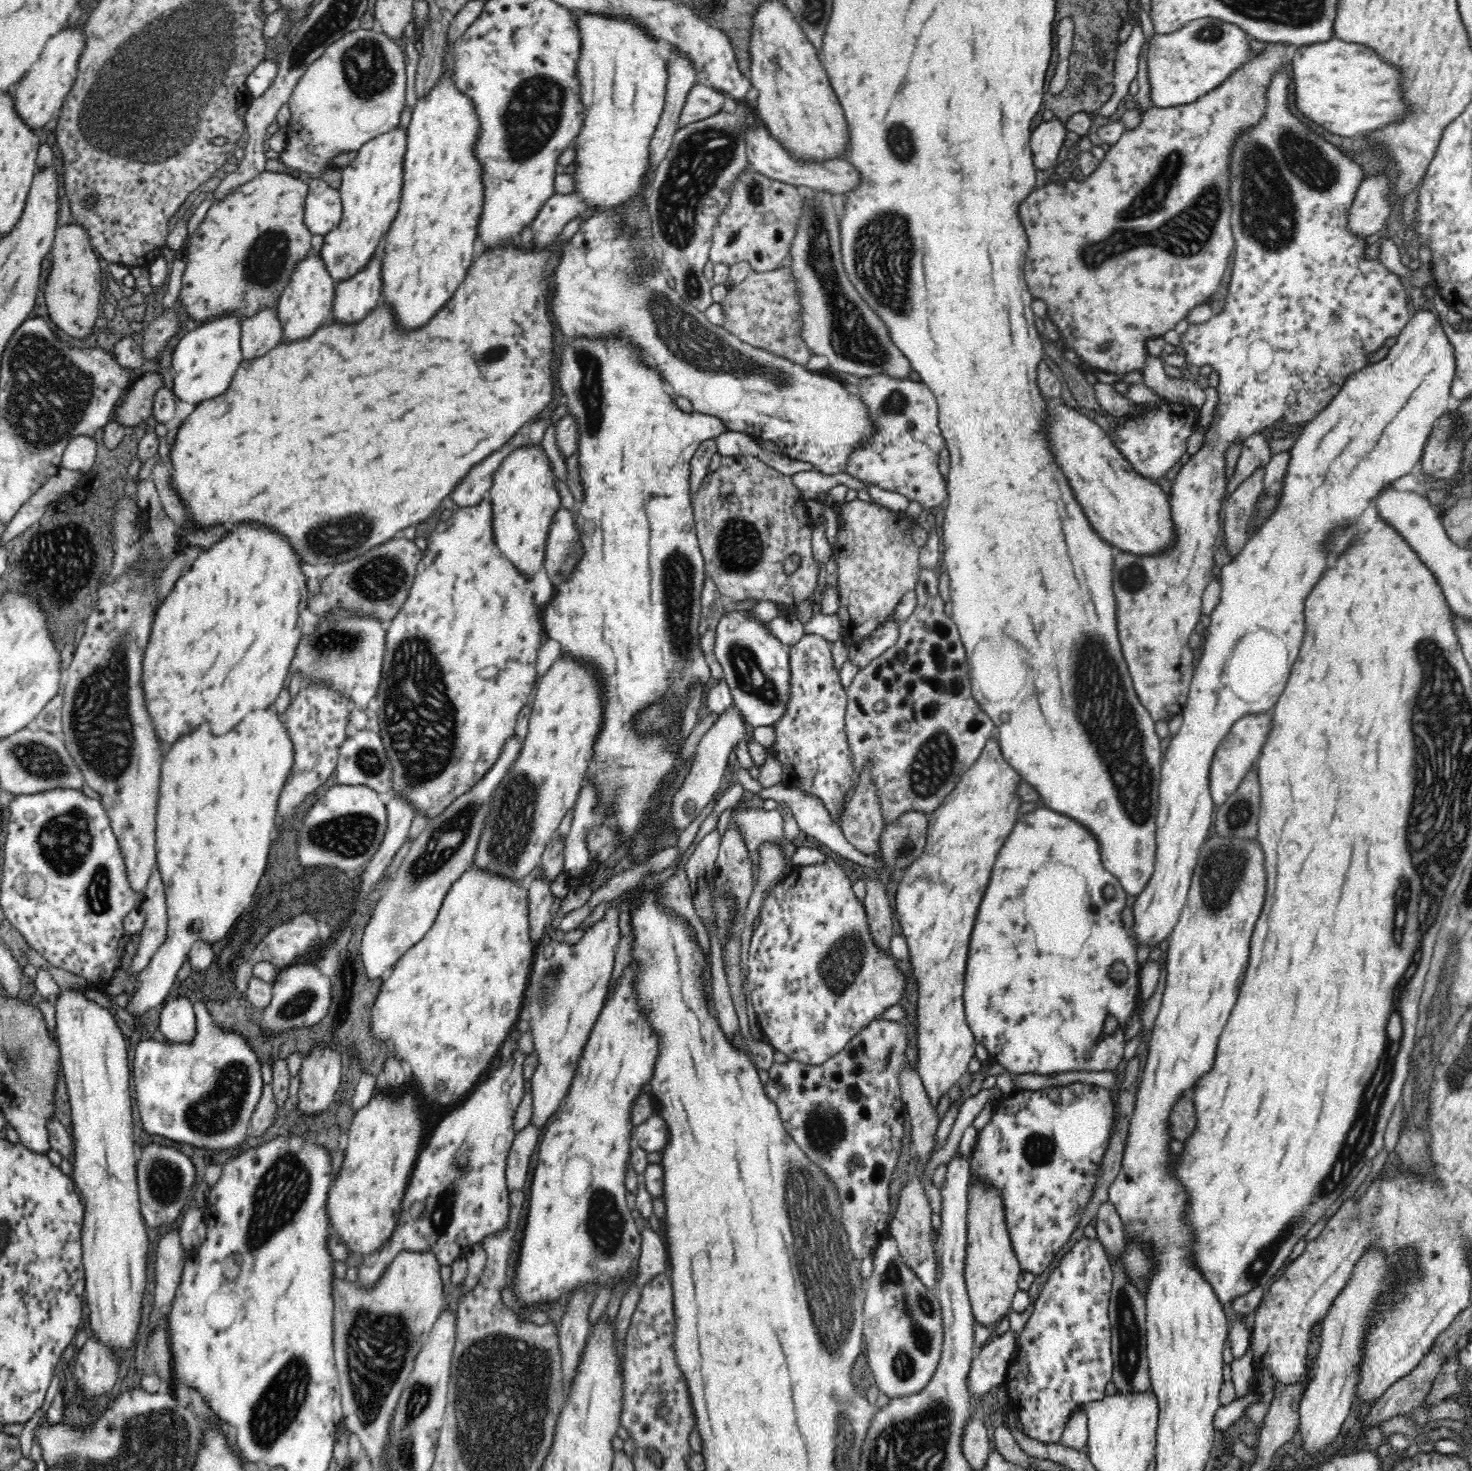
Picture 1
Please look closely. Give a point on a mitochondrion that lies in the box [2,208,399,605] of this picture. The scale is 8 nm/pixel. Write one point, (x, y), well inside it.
(48, 395)

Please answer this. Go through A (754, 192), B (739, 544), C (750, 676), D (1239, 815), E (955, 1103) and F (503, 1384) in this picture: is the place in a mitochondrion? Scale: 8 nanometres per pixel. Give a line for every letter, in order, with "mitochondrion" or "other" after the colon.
A: mitochondrion
B: mitochondrion
C: mitochondrion
D: mitochondrion
E: other
F: mitochondrion

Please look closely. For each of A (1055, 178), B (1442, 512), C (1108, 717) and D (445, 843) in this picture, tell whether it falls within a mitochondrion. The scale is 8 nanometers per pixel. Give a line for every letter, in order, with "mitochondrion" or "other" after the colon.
A: other
B: other
C: mitochondrion
D: mitochondrion

